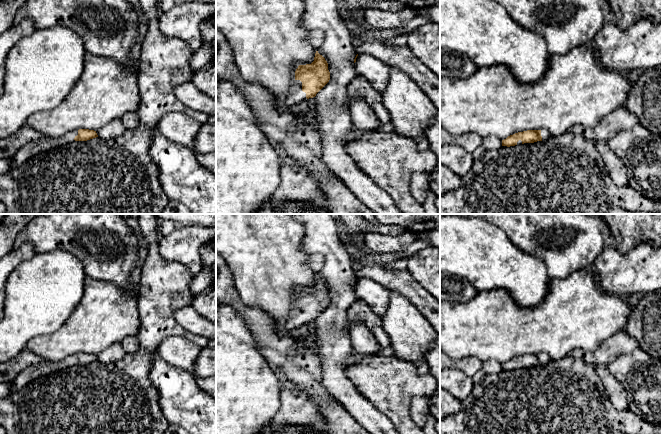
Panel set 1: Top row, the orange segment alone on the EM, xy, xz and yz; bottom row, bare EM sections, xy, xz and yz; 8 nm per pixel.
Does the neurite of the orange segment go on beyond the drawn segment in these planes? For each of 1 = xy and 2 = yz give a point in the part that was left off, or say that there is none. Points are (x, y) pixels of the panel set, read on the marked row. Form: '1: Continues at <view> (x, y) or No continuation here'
1: Continues at xy (45, 143)
2: Continues at yz (545, 134)

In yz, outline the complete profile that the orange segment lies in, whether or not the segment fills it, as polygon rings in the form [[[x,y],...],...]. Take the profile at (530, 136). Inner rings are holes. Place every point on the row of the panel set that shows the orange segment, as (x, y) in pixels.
[[[546,129],[527,130],[508,136],[506,139],[502,140],[502,146],[510,147],[524,143],[534,143],[537,141],[547,140],[550,136],[551,133]]]

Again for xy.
[[[79,129],[66,133],[65,135],[57,138],[43,136],[38,140],[32,141],[24,145],[18,150],[11,158],[11,169],[19,167],[28,159],[36,156],[37,154],[50,150],[52,148],[62,146],[74,141],[87,141],[98,137],[96,131],[89,129]]]

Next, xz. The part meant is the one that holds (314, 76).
[[[316,51],[311,64],[299,65],[293,82],[285,98],[273,99],[279,112],[288,112],[296,103],[313,98],[329,82],[330,72],[325,58]]]

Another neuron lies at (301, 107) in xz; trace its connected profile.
[[[305,99],[301,102],[298,102],[296,104],[294,104],[289,111],[293,114],[303,114],[306,113],[308,110],[310,109],[310,100],[309,99]]]

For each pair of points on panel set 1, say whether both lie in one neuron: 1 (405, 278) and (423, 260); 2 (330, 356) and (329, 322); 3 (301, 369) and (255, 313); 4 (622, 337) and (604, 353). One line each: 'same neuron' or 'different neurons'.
1: different neurons
2: same neuron
3: same neuron
4: same neuron

